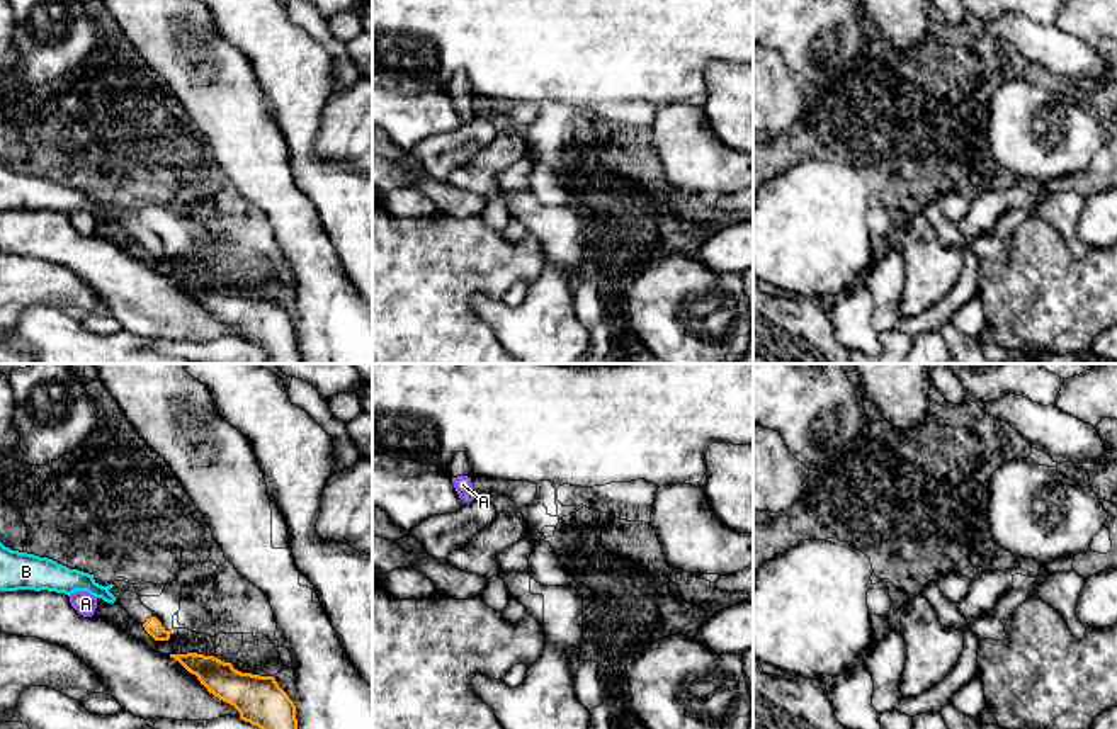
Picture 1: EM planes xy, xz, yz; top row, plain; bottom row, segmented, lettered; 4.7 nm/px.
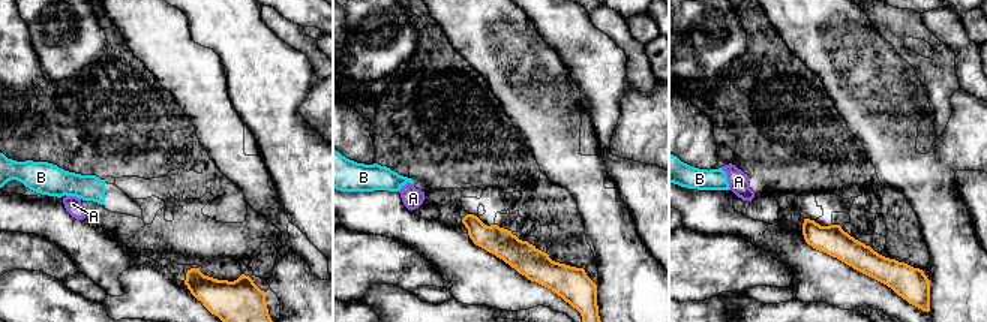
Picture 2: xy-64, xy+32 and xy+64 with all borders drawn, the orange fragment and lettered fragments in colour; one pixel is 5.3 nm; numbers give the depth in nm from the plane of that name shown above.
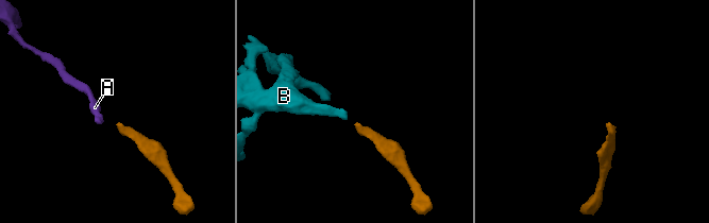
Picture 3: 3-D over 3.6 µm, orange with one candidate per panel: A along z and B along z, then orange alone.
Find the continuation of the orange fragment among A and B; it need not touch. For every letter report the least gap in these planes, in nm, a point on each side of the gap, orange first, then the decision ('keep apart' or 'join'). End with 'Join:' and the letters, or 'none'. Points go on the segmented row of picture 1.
A: 240 nm | xy (143, 624), (96, 607) | keep apart
B: 180 nm | xy (147, 619), (114, 600) | join
Join: B

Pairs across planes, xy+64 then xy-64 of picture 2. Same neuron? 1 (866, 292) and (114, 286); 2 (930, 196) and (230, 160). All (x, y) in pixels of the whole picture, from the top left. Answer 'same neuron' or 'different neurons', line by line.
1: same neuron
2: same neuron

